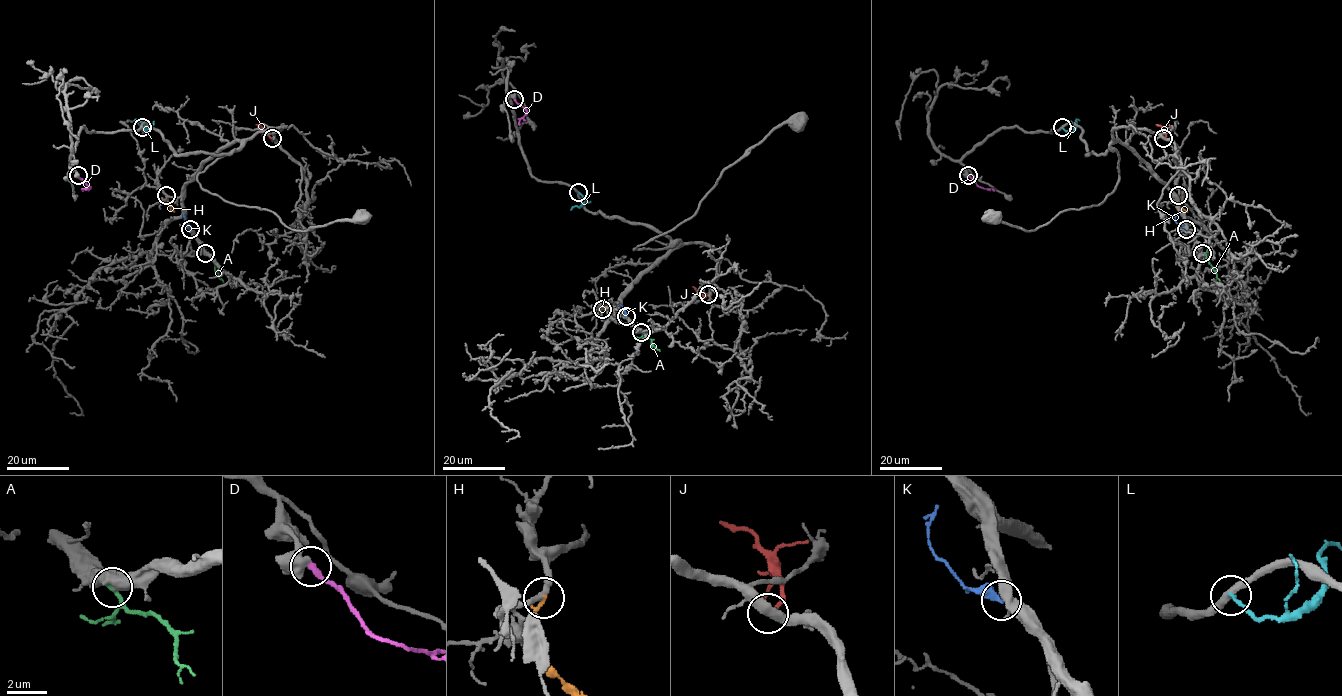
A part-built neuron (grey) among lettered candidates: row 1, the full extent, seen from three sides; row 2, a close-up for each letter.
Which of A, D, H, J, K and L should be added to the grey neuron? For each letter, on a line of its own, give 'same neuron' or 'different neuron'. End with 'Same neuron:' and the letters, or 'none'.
A: different neuron
D: different neuron
H: different neuron
J: different neuron
K: different neuron
L: different neuron
Same neuron: none

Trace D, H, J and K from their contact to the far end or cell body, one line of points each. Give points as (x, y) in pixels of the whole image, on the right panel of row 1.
D: (968, 175), (981, 188), (994, 191)
H: (1178, 195), (1177, 206), (1187, 212)
J: (1163, 138), (1165, 131), (1156, 124)
K: (1186, 229), (1176, 222), (1176, 214)

